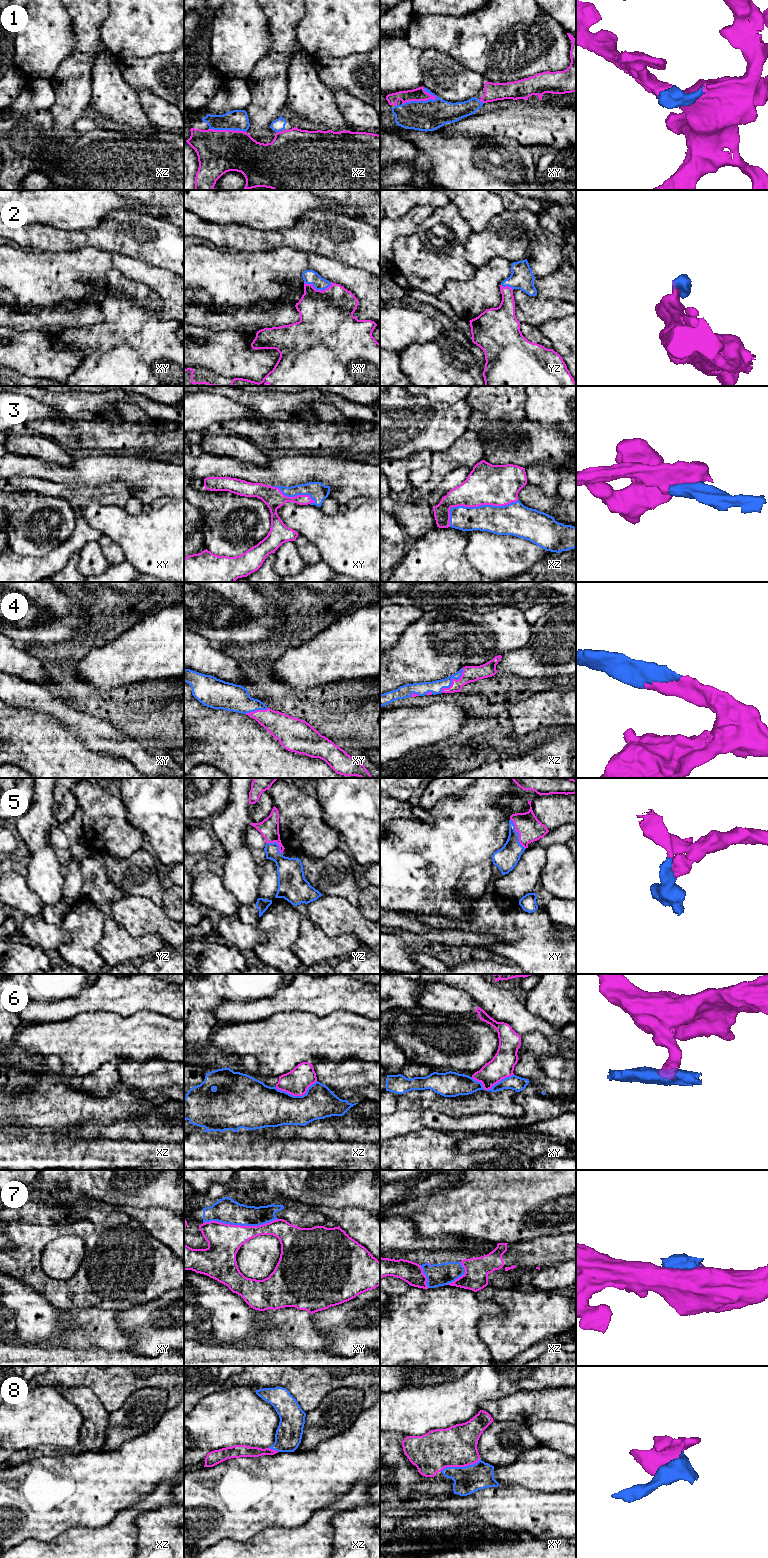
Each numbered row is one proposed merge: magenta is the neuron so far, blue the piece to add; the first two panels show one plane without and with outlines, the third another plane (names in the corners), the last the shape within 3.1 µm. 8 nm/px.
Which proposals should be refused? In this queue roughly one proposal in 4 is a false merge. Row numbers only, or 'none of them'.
6, 7

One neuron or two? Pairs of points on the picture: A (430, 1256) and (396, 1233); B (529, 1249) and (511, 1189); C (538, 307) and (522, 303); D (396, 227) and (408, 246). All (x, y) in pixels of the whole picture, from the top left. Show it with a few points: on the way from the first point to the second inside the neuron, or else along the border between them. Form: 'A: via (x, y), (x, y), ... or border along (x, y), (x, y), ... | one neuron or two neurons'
A: border along (443, 1249), (412, 1249), (402, 1252) | two neurons
B: border along (550, 1235), (508, 1244) | two neurons
C: via (534, 307), (526, 306) | one neuron
D: border along (422, 223), (394, 240), (393, 258) | two neurons

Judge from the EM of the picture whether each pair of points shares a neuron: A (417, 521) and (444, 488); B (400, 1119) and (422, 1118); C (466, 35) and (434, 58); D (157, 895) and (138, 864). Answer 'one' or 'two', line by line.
A: one
B: one
C: two
D: one

